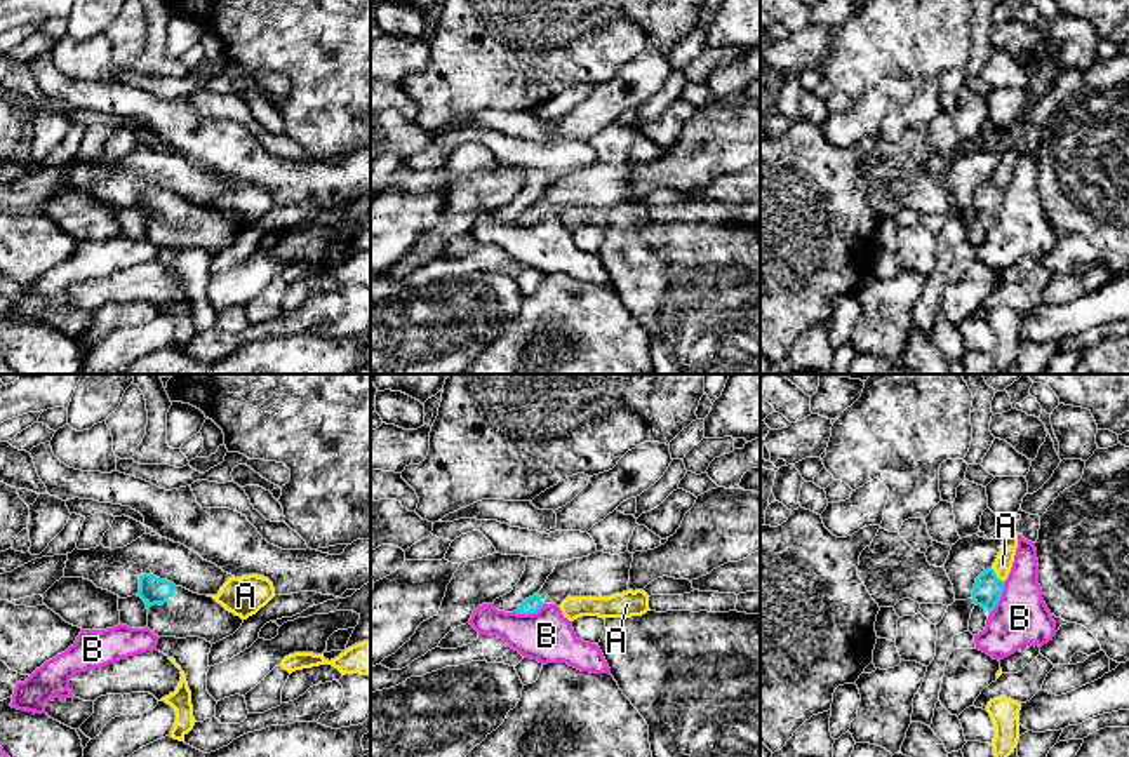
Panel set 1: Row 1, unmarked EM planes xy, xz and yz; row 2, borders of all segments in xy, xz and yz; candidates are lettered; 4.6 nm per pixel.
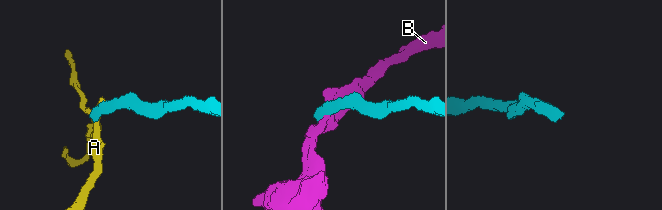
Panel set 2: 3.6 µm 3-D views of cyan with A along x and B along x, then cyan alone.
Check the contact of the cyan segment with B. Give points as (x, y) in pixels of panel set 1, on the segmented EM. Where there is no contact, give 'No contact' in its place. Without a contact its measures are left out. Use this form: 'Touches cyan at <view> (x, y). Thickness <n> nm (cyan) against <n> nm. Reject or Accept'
Touches cyan at yz (1001, 596). Thickness 140 nm (cyan) against 260 nm. Reject

